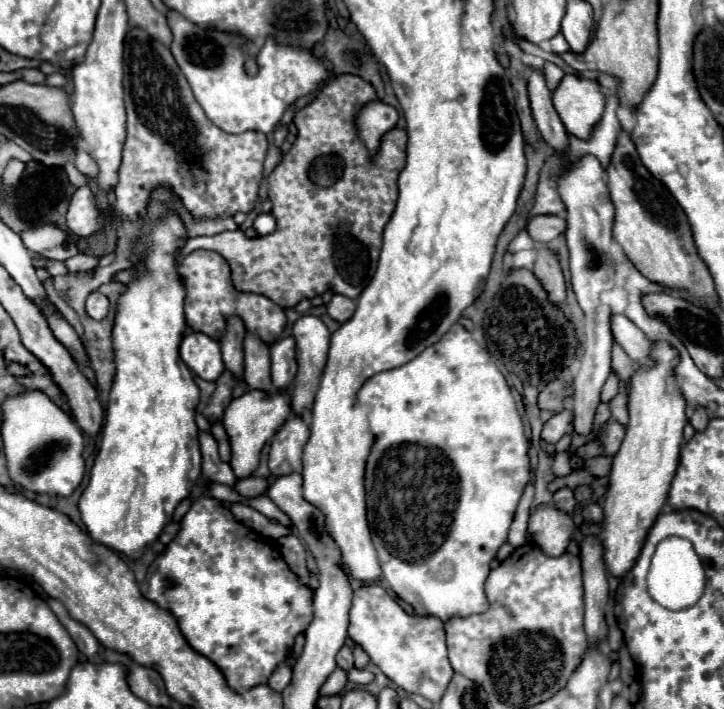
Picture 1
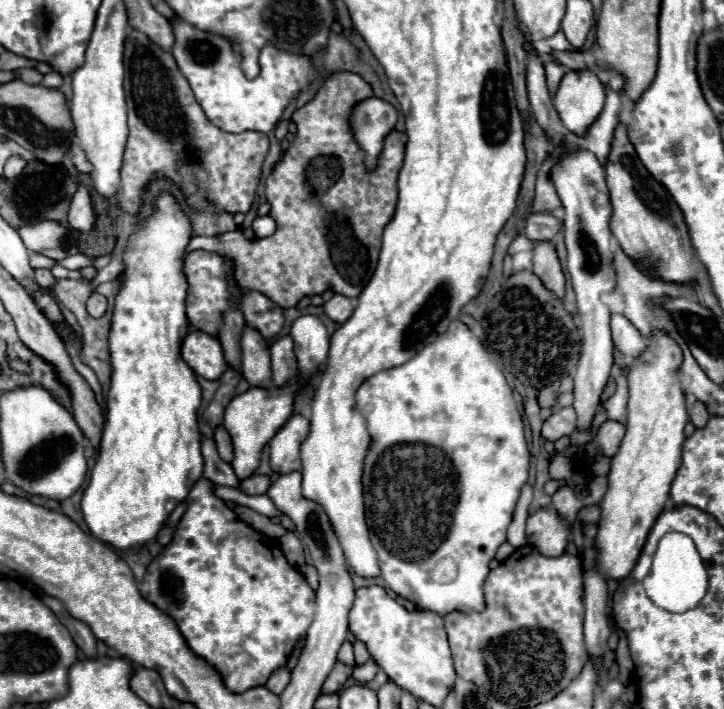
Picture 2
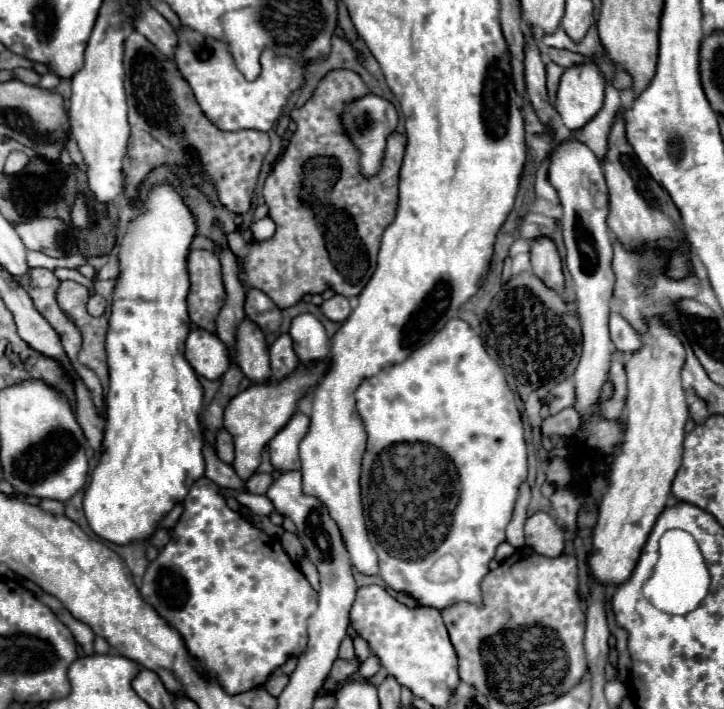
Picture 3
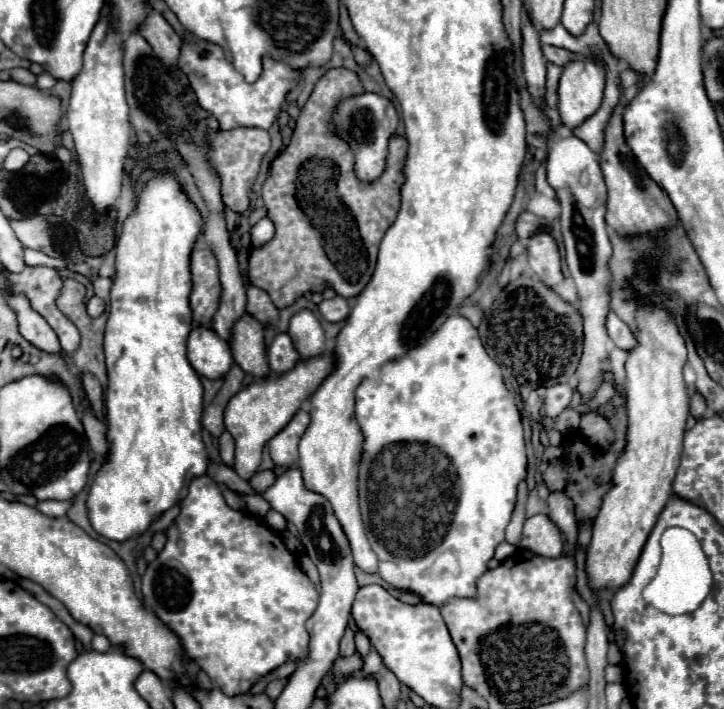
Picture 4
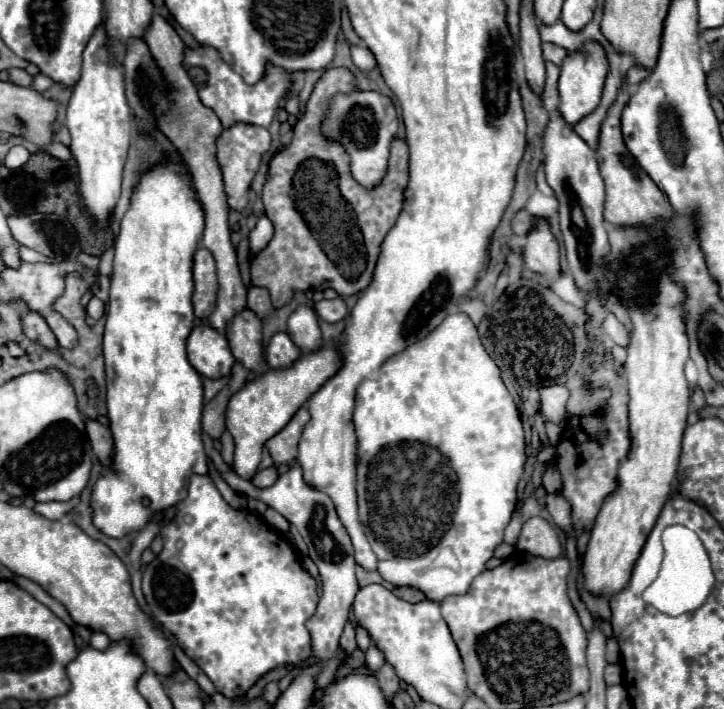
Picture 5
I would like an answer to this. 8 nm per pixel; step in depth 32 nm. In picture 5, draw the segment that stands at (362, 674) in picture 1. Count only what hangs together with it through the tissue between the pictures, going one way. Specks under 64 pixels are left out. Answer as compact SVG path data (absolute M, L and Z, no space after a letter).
M372 646L366 652L366 670L368 672L378 672L382 666L384 666L384 656L382 656L382 652L376 646Z

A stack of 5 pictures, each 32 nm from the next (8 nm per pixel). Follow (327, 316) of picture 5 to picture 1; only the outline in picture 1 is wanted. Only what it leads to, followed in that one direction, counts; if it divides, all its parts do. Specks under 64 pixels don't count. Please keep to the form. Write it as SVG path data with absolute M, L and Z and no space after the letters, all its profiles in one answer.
M334 294L334 298L332 298L330 304L326 306L330 318L334 318L334 320L338 320L338 322L350 320L350 318L352 318L352 314L350 314L350 304L352 304L352 312L354 312L354 310L356 310L356 302L354 302L354 300L350 300L350 298L342 296L342 294Z

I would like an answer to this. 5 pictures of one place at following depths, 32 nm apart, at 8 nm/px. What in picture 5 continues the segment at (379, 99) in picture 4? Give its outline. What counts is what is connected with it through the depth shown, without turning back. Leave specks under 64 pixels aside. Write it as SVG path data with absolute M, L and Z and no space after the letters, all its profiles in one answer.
M364 90L334 96L326 112L326 120L322 124L324 136L328 136L330 140L338 140L346 146L346 152L350 154L352 176L366 188L376 186L386 174L390 142L394 140L396 130L398 130L398 114L392 100L378 92L364 92Z

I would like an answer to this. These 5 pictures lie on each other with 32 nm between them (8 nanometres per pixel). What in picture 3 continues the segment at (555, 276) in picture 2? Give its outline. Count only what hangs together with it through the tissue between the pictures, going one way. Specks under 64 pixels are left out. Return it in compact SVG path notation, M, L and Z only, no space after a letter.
M550 238L532 240L532 272L554 292L562 294L564 288L564 274L558 250Z

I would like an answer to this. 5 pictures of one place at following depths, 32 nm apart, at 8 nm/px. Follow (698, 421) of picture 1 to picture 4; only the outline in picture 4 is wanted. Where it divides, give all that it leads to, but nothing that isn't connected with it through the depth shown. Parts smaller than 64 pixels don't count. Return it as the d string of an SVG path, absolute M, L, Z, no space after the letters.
M694 394L692 402L690 402L690 414L696 418L696 420L702 420L704 414L706 414L706 402L700 394Z

